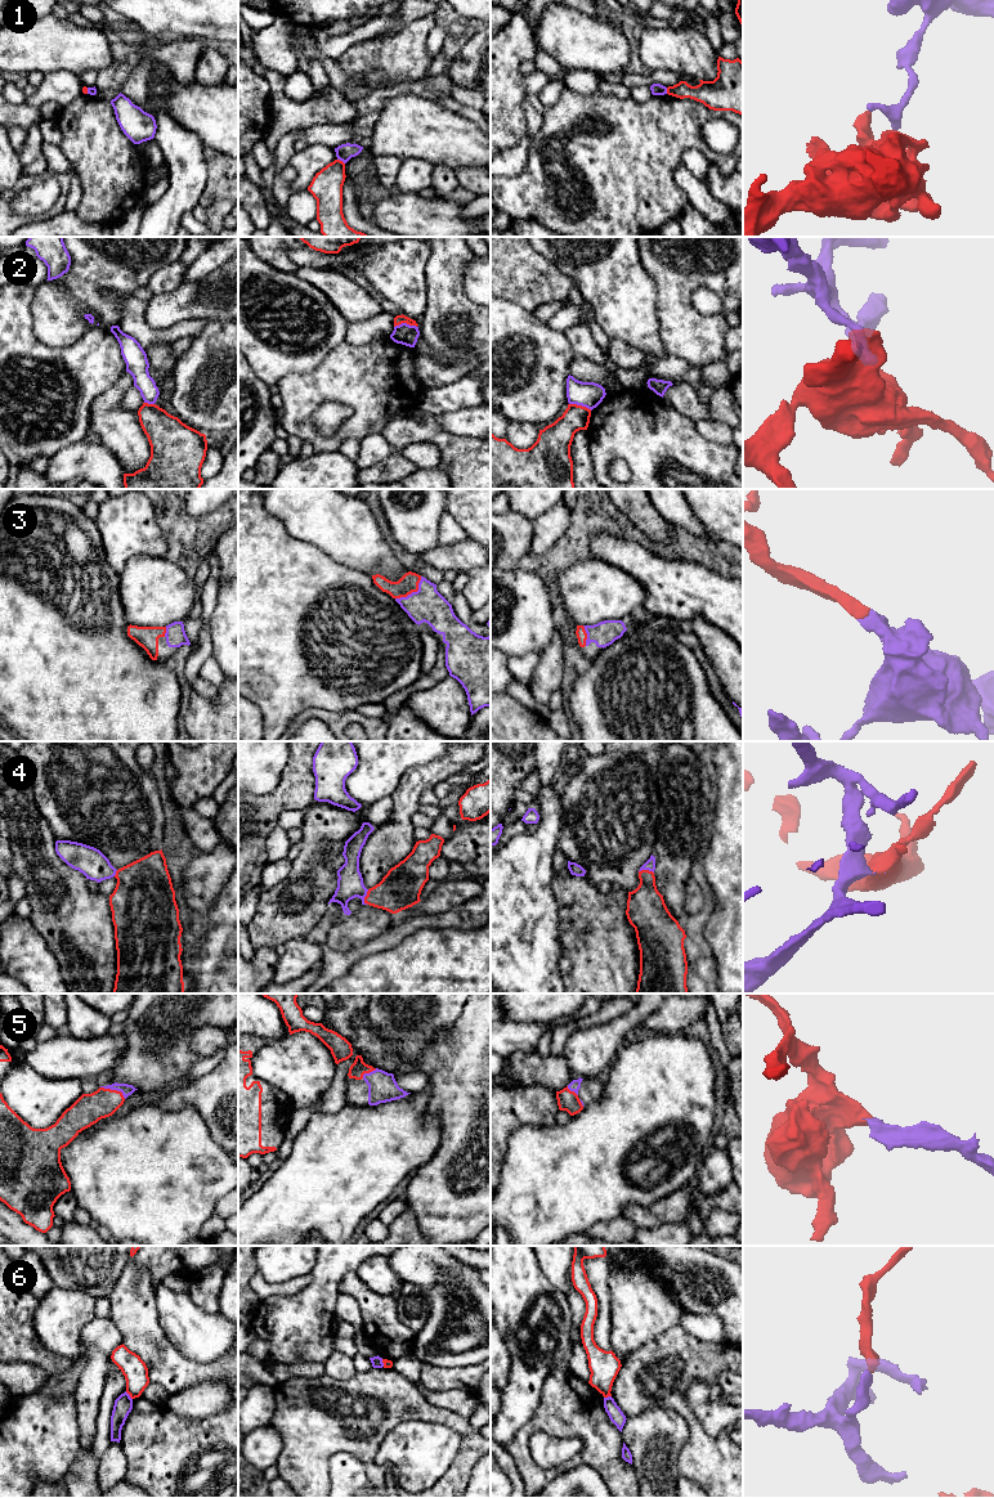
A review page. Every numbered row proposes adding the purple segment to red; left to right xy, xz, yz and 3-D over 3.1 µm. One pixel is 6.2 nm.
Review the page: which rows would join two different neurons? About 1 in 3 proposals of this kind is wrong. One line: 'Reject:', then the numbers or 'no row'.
Reject: 1, 2, 6

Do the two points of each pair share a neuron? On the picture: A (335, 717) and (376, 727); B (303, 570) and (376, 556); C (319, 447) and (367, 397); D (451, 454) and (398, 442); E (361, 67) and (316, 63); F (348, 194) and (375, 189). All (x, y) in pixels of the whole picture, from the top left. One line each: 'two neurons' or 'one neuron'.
A: one neuron
B: two neurons
C: one neuron
D: one neuron
E: two neurons
F: two neurons

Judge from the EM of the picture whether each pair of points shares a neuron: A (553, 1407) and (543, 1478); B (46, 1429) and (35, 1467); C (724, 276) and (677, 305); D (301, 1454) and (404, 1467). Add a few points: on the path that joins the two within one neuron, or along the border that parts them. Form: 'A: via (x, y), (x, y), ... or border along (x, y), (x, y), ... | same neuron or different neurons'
A: via (534, 1425), (523, 1436), (523, 1460), (525, 1462) | same neuron
B: via (39, 1438), (35, 1442), (35, 1458) | same neuron
C: via (711, 276), (699, 276), (683, 292) | same neuron
D: border along (389, 1433), (380, 1444), (374, 1460) | different neurons

